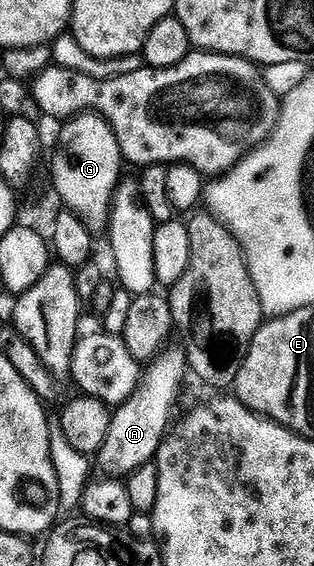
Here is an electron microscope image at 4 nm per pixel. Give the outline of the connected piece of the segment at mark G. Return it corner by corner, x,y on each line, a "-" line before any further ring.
85,113
67,120
61,127
64,128
60,131
60,148
52,163
52,183
56,186
53,187
54,193
90,232
107,232
116,189
122,182
122,156
112,125
100,118
99,114

